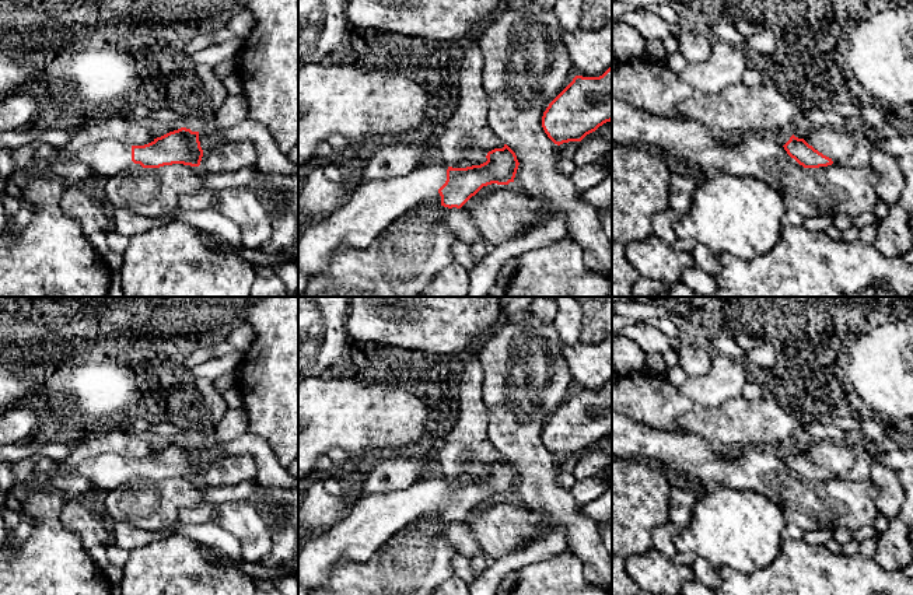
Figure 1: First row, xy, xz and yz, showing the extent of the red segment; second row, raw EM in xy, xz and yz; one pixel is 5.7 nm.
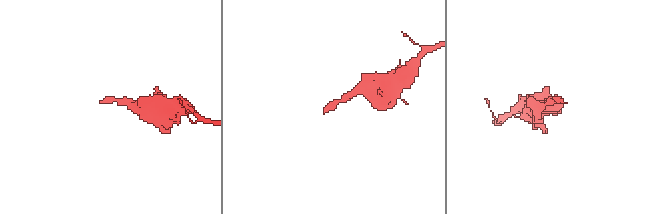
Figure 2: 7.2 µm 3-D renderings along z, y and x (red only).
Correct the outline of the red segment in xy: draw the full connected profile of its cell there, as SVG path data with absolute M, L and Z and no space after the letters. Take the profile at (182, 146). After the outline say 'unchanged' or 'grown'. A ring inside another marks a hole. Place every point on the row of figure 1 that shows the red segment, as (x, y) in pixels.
M181 127L144 146L126 146L116 140L102 140L85 146L76 160L90 168L90 175L111 178L137 168L160 168L183 164L199 167L203 150L199 132Z; grown

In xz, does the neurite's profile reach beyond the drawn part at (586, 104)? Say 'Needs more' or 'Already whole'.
Already whole

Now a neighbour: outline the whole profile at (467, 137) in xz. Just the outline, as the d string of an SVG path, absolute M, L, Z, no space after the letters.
M478 38L462 53L456 55L454 63L454 80L458 85L458 104L455 112L445 120L445 126L438 136L435 150L442 157L442 165L452 168L466 168L480 165L487 161L486 155L494 148L503 148L504 143L489 126L489 102L482 80L483 57L478 45Z

